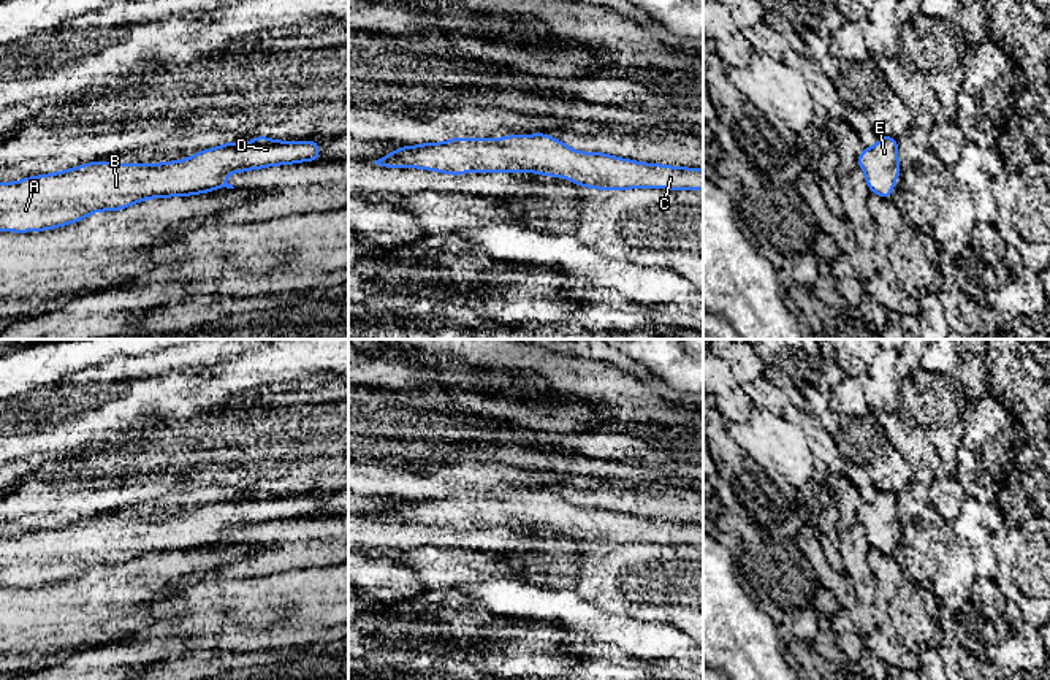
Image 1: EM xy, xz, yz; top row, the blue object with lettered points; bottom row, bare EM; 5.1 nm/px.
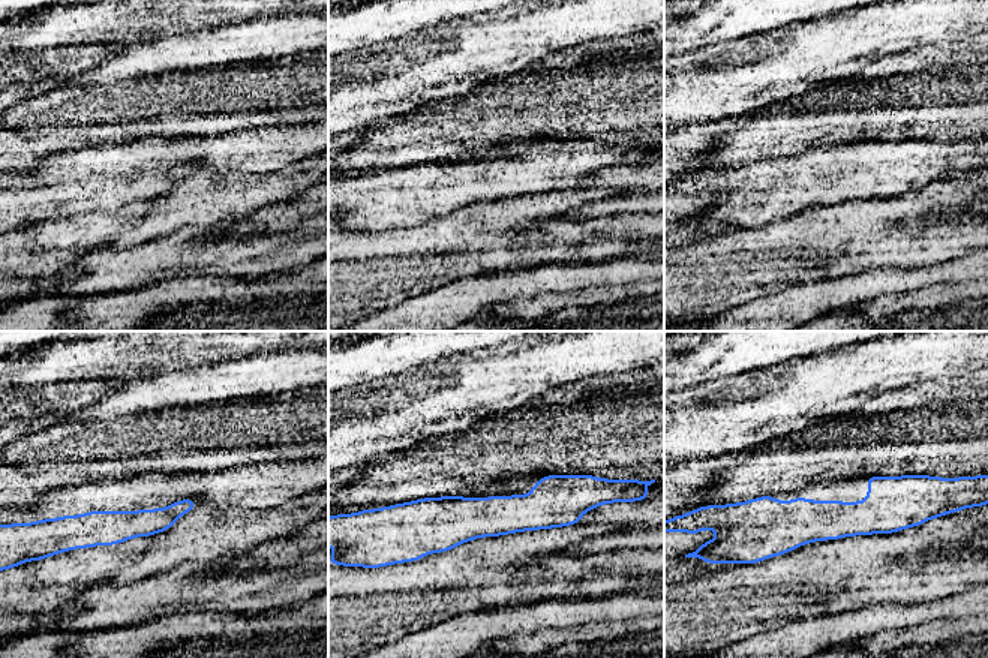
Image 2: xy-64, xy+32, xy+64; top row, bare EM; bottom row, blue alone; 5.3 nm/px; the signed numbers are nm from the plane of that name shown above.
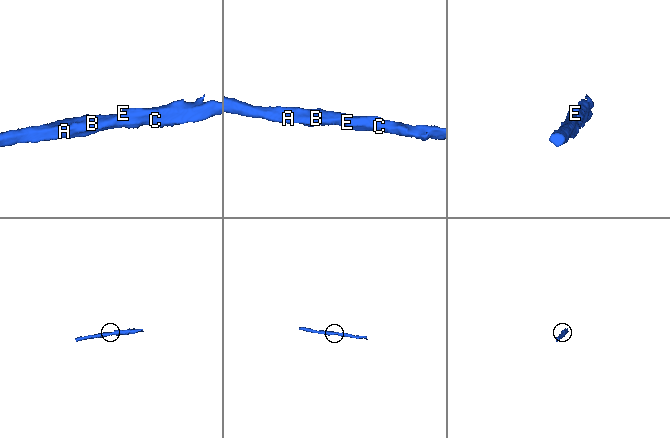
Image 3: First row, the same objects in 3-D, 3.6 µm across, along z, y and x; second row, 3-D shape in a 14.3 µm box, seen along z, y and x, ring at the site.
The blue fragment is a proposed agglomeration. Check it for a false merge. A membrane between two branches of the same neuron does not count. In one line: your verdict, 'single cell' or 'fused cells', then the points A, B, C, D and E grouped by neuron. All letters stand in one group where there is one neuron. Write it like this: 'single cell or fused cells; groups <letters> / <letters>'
single cell; groups A B C D E

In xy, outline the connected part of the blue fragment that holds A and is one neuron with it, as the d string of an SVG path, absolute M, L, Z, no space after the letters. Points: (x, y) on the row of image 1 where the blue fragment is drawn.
M255 136L249 144L238 144L230 139L226 144L209 151L203 149L184 160L155 165L90 162L71 170L3 182L0 184L0 231L43 231L79 222L97 211L112 212L149 198L209 193L220 187L234 189L223 179L225 174L298 162L317 162L318 155L320 146L315 139L276 141Z

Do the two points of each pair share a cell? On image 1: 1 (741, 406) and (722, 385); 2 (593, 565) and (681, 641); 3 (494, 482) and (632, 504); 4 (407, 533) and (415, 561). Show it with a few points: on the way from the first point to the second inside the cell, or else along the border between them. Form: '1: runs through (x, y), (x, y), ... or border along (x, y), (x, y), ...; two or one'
1: runs through (737, 401), (726, 390); one
2: border along (623, 615), (632, 620), (665, 622), (686, 634); two
3: border along (605, 485), (596, 490), (575, 492); two
4: border along (445, 546), (423, 544), (412, 549), (393, 549); two

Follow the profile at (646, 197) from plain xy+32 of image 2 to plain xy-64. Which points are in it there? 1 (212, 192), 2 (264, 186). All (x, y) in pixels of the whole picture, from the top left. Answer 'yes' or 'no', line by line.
1: yes
2: yes

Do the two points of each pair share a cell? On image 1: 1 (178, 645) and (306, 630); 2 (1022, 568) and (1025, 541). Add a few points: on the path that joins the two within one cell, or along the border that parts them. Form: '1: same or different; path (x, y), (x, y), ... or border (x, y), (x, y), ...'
1: same; path (209, 641), (274, 637)
2: same; path (1020, 561), (1020, 547)

